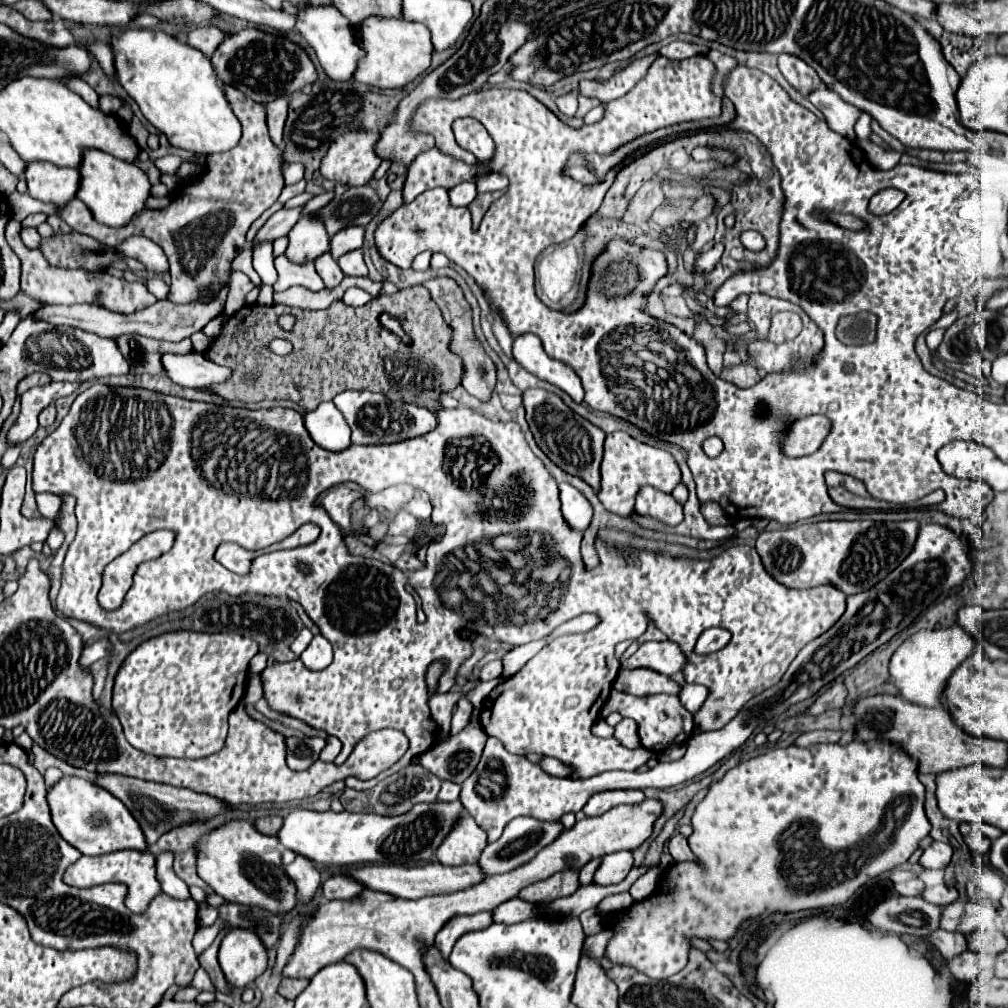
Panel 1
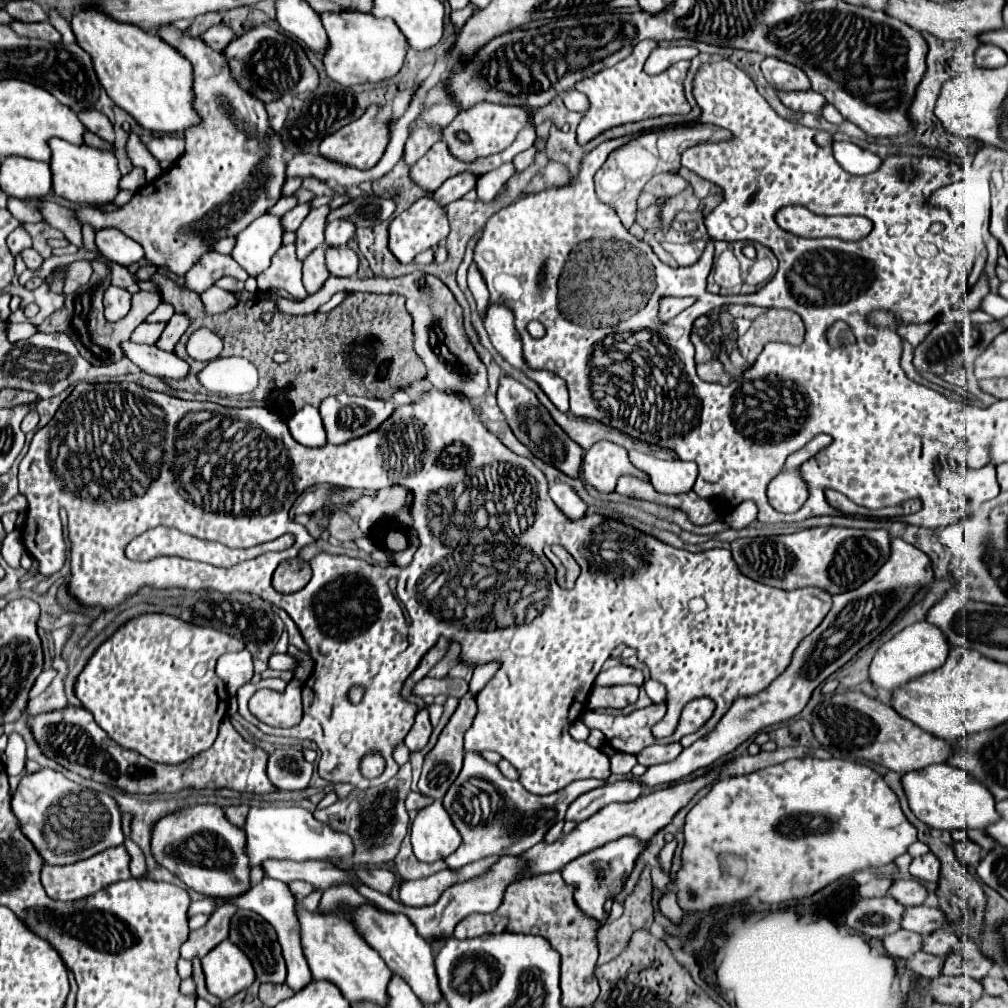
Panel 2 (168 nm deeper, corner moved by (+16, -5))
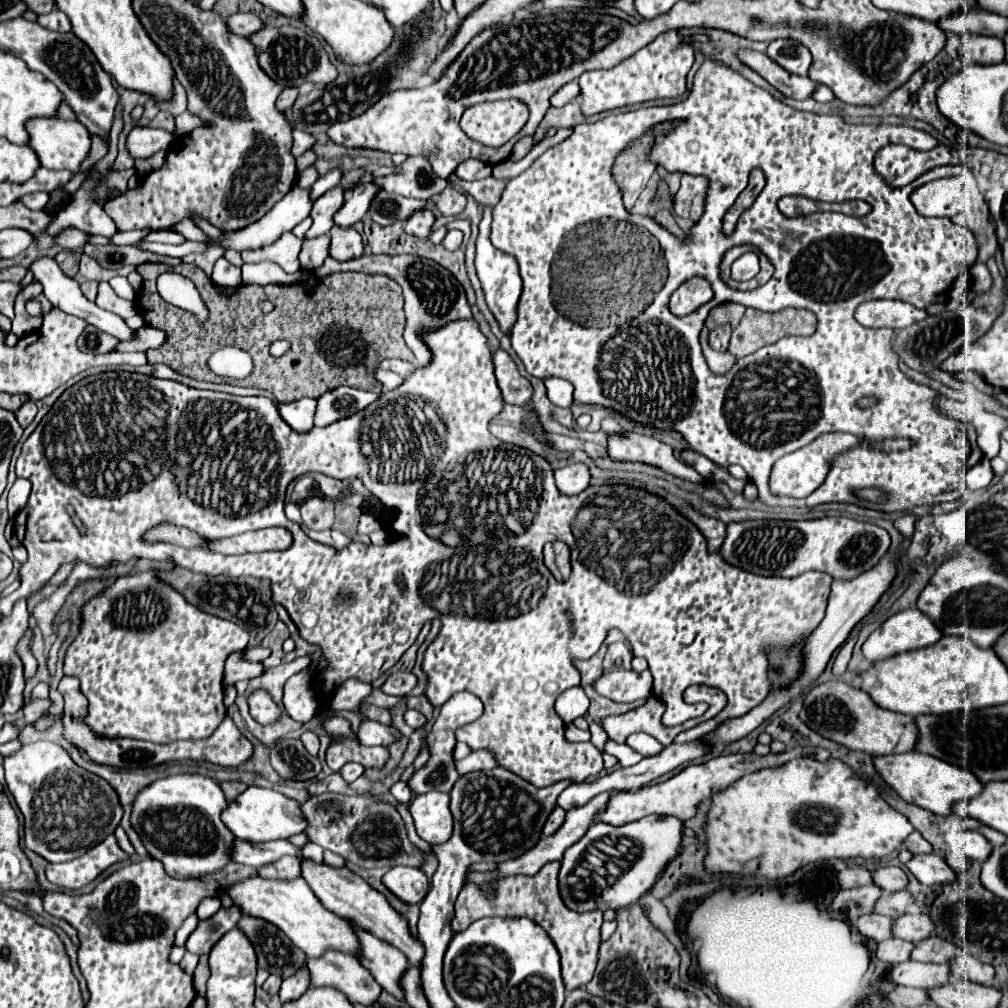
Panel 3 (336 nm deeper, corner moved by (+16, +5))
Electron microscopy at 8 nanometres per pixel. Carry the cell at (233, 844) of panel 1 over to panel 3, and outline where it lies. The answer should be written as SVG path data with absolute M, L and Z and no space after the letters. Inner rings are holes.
M178 774L164 780L156 780L136 796L132 810L132 826L140 834L148 854L160 860L172 878L202 878L206 874L222 870L232 862L230 850L232 850L232 840L236 836L228 832L228 828L220 818L224 806L228 806L224 792L212 778L198 774Z

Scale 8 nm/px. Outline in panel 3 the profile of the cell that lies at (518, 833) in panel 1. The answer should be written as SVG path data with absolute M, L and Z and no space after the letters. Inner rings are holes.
M396 866L384 874L384 884L404 902L416 904L428 894L428 878L420 868Z

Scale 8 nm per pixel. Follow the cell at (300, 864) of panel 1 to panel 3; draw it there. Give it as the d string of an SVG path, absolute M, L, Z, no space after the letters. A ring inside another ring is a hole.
M302 964L290 978L286 978L282 982L282 988L280 988L280 1000L282 1002L288 1002L288 1000L294 1000L294 998L300 998L306 988L310 986L310 976L308 976L308 968L306 964Z

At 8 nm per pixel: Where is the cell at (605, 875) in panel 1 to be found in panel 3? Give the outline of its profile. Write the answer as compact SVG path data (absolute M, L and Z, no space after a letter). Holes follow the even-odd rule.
M648 816L624 826L604 822L592 824L586 836L564 852L560 868L560 896L564 904L576 912L592 908L620 908L638 900L648 892L658 872L676 856L682 838L682 820L672 816Z

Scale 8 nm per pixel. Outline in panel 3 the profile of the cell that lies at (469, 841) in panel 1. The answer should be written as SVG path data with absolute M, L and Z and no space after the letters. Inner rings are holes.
M428 792L416 796L410 804L416 832L428 844L442 844L452 836L452 814L448 800L450 796L446 792Z

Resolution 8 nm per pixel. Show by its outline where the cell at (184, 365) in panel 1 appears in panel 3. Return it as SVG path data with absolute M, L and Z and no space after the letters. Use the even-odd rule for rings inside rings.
M38 256L38 258L30 264L30 272L34 274L34 280L38 280L38 282L44 286L44 296L52 302L52 306L60 308L60 310L66 312L66 314L72 314L72 316L78 316L78 318L86 320L88 324L100 328L102 332L112 334L112 336L118 338L120 342L130 342L130 340L134 340L136 332L134 332L120 316L116 316L116 314L112 314L112 312L106 312L106 310L98 308L96 302L86 300L84 294L80 292L78 282L76 282L74 278L68 278L66 274L62 274L62 270L60 270L58 264L54 262L54 258L50 258L50 256Z

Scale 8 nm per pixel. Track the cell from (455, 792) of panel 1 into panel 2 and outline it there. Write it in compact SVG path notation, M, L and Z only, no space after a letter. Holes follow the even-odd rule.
M412 792L412 794L408 794L408 798L406 798L406 808L408 810L420 810L420 808L424 808L424 806L428 806L432 800L430 798L424 798L420 792Z

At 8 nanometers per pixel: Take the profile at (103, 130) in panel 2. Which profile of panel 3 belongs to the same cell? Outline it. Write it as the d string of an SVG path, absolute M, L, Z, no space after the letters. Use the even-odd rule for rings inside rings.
M92 136L91 151L88 154L88 158L84 160L82 166L80 166L79 173L86 172L89 167L94 165L98 160L106 156L108 153L108 140L104 140L102 136Z

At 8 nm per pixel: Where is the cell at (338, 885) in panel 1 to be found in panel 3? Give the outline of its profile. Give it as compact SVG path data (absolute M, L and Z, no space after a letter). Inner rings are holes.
M284 856L274 864L258 868L258 872L262 878L270 878L270 880L296 880L300 878L300 860L292 856Z

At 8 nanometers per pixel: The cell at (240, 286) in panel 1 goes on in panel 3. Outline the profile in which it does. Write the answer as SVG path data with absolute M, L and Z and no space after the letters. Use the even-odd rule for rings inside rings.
M220 258L214 266L214 272L212 272L212 280L220 286L236 286L236 284L242 284L242 278L240 278L240 268L232 266L228 260Z

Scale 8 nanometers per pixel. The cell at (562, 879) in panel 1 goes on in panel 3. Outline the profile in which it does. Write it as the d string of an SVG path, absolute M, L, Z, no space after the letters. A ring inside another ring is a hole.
M548 862L536 876L506 876L496 882L496 898L486 900L474 884L464 884L462 892L456 900L456 916L452 920L452 930L462 932L474 920L492 918L492 916L526 916L532 922L540 924L552 942L556 944L562 960L562 980L566 990L576 990L586 986L596 970L598 962L598 948L600 948L600 926L602 926L602 912L572 912L560 898L558 892L558 870L560 862Z

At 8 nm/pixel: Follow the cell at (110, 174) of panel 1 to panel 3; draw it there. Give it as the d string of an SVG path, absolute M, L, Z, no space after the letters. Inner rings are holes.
M32 118L26 124L26 130L30 134L30 148L40 158L40 164L48 170L70 170L72 174L78 174L82 162L88 158L92 140L84 124L78 120L62 120L62 118Z

